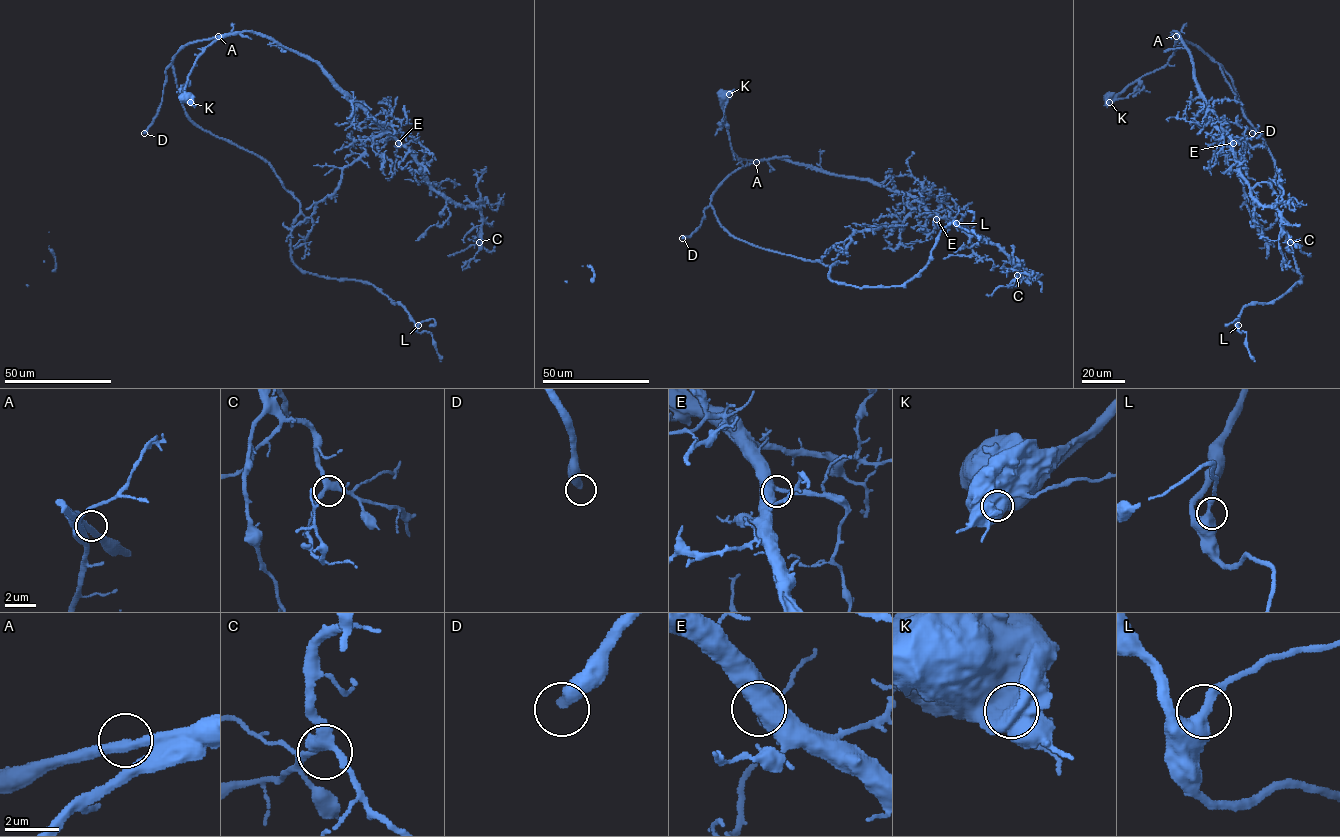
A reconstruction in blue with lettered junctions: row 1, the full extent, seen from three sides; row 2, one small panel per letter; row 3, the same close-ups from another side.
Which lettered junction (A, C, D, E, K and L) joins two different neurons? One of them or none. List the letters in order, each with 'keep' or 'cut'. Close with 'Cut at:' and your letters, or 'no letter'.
A: keep
C: keep
D: keep
E: keep
K: cut
L: keep
Cut at: K

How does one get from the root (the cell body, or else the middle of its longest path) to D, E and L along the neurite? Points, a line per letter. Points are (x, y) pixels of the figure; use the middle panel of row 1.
D: (723, 96), (732, 151), (739, 158), (757, 161), (723, 182), (700, 226), (682, 238)
E: (723, 96), (721, 107), (730, 145), (739, 158), (788, 159), (830, 174), (869, 178), (911, 195), (936, 219)
L: (723, 96), (732, 151), (757, 161), (712, 196), (735, 238), (888, 287), (956, 223)

